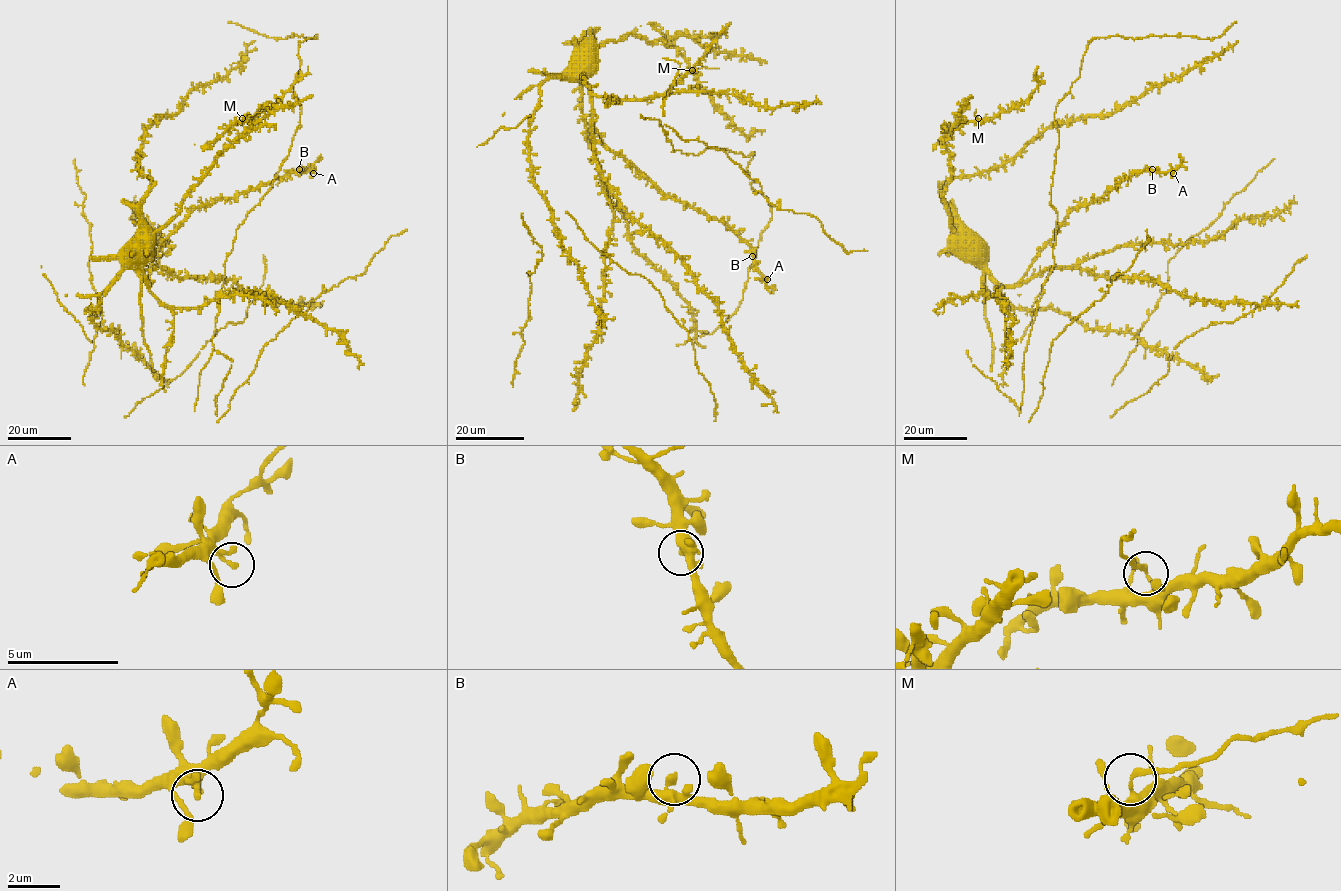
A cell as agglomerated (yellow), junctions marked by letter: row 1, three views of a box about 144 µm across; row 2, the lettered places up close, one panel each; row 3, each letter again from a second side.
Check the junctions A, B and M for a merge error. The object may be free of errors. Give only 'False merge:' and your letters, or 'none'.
False merge: M

